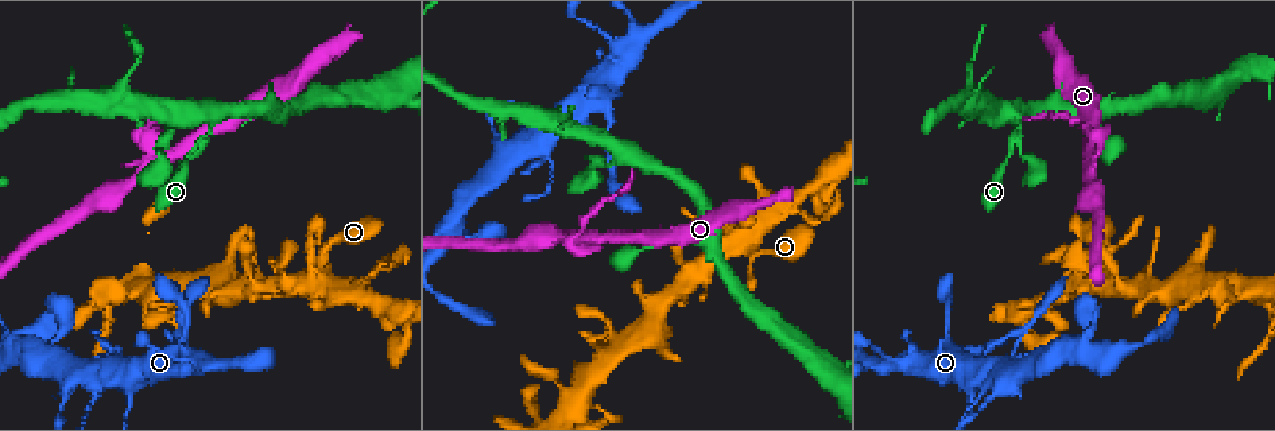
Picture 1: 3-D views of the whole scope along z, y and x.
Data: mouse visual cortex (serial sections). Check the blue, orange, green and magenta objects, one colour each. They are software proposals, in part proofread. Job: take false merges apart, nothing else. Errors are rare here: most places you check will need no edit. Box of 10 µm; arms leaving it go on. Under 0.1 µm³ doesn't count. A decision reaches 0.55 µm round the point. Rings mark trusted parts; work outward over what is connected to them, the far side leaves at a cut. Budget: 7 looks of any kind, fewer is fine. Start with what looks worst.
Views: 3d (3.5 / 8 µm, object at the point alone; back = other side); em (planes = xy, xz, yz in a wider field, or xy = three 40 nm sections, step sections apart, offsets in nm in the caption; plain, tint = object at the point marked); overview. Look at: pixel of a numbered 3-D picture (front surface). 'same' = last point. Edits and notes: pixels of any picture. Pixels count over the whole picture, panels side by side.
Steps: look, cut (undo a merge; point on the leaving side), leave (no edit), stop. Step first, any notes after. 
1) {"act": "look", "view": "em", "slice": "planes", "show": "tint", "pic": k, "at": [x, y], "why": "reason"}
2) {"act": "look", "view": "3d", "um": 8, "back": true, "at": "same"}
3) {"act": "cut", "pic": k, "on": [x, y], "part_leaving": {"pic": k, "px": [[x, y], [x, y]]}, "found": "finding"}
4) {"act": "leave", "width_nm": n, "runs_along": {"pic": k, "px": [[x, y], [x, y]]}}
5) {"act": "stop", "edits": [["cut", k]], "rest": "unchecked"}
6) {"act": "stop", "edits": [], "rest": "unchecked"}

{"act": "look", "view": "3d", "um": 3.5, "pic": 1, "at": [644, 160]}

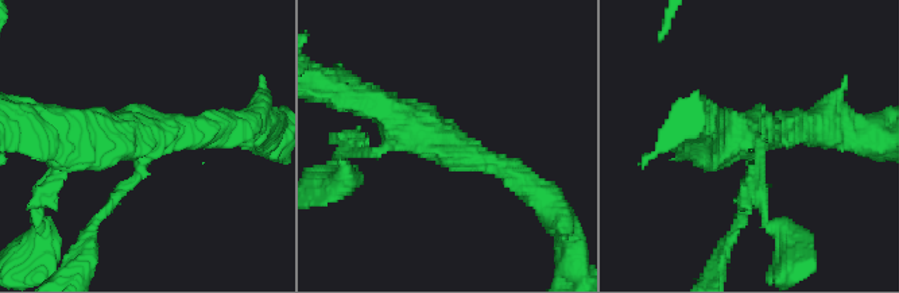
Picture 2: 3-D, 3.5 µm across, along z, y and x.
{"act": "look", "view": "em", "slice": "xy", "step": 3, "show": "tint", "pic": 2, "at": [138, 144], "arms": 4, "arm_widths_nm": [150, 150, 250, 400]}

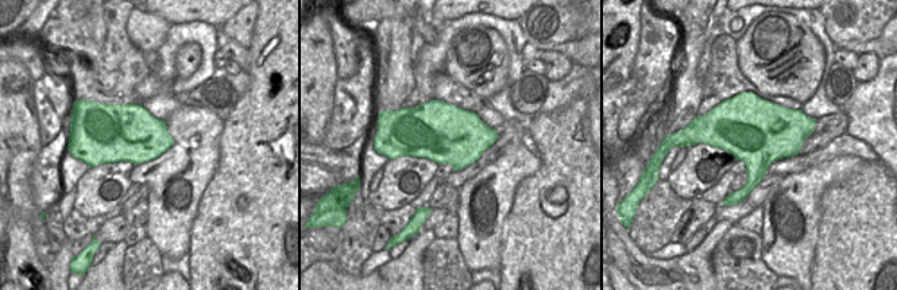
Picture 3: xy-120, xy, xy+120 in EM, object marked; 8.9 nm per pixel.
{"act": "leave", "runs_along": {"pic": 2, "px": [[99, 215], [136, 177], [148, 135], [219, 127]]}, "found": "one cell here"}

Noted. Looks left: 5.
{"act": "look", "view": "3d", "um": 3.5, "pic": 1, "at": [1092, 149], "why": "a fork"}

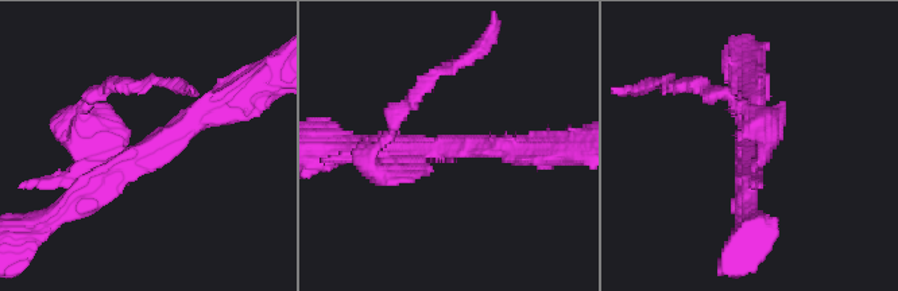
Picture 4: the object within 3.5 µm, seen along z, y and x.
{"act": "look", "view": "em", "slice": "xy", "step": 2, "show": "tint", "pic": 4, "at": [745, 155]}

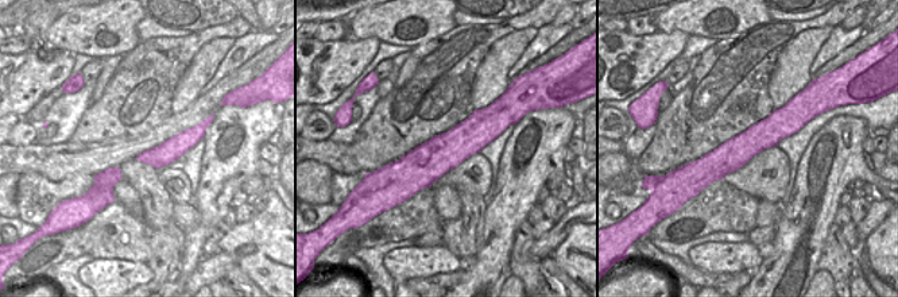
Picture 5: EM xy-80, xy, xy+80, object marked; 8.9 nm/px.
{"act": "look", "view": "em", "slice": "xy", "step": 1, "show": "tint", "at": "same", "why": "another direction"}

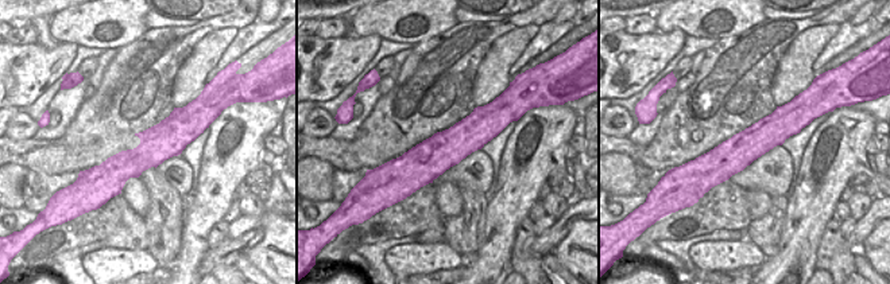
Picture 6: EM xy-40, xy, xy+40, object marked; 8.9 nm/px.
{"act": "leave", "found": "continuous, no second cell"}

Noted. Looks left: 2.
{"act": "look", "view": "3d", "um": 8, "pic": 1, "at": [512, 157], "why": "sharp bend"}

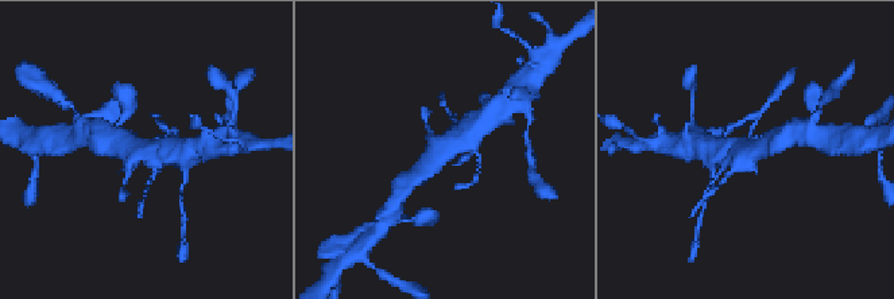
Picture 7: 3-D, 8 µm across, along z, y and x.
{"act": "look", "view": "em", "slice": "xy", "step": 5, "show": "tint", "at": "same"}

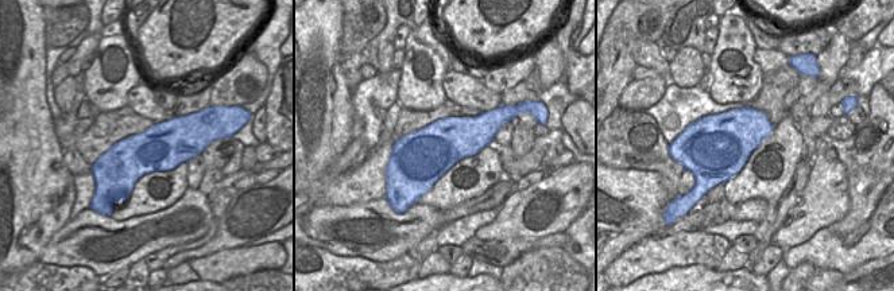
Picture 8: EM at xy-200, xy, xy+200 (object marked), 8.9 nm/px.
{"act": "leave", "runs_along": {"pic": 7, "px": [[478, 125], [414, 178]]}, "found": "continuous, no second cell"}

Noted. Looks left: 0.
{"act": "stop", "edits": [], "rest": "unchecked"}

